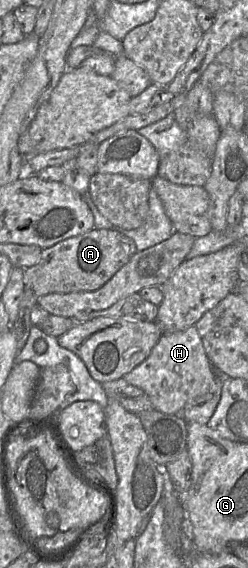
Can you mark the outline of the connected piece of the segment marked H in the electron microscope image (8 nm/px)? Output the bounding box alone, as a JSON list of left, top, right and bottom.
[124,325,217,415]

